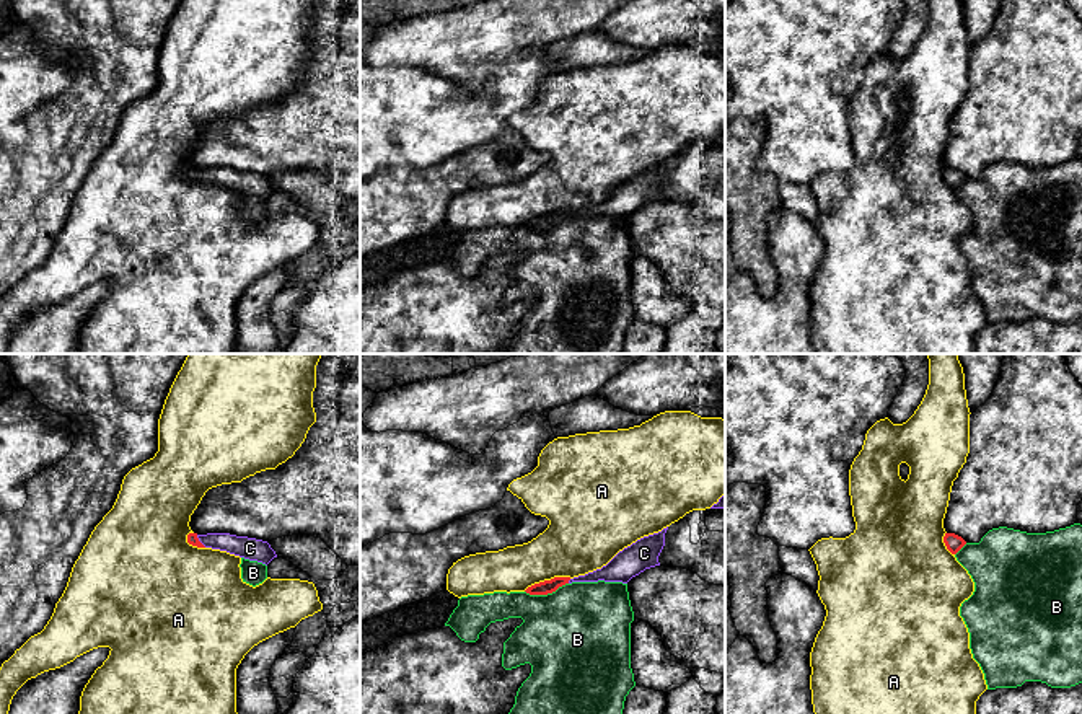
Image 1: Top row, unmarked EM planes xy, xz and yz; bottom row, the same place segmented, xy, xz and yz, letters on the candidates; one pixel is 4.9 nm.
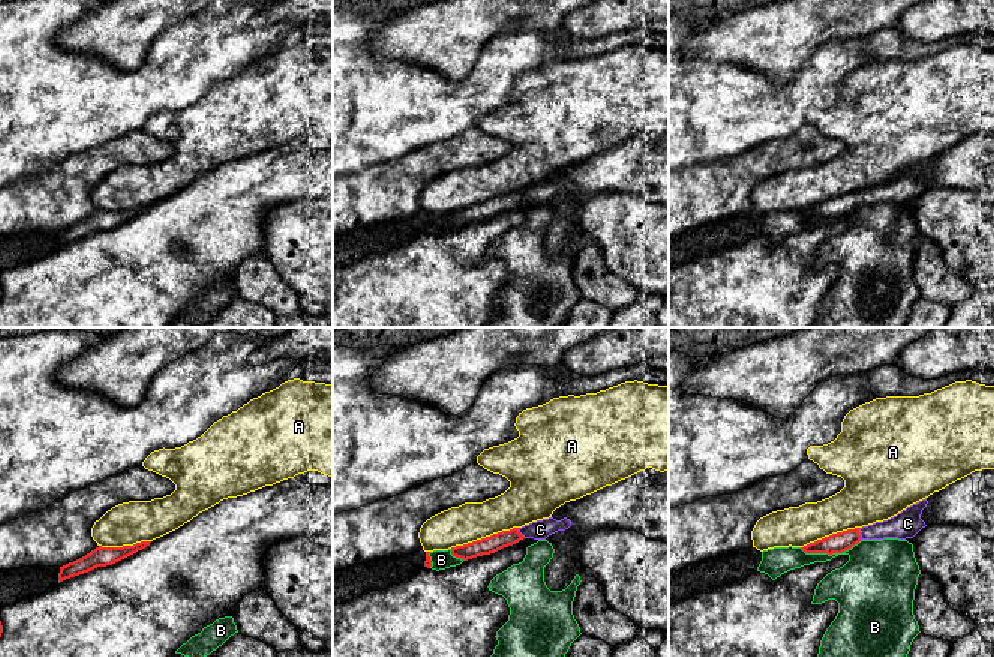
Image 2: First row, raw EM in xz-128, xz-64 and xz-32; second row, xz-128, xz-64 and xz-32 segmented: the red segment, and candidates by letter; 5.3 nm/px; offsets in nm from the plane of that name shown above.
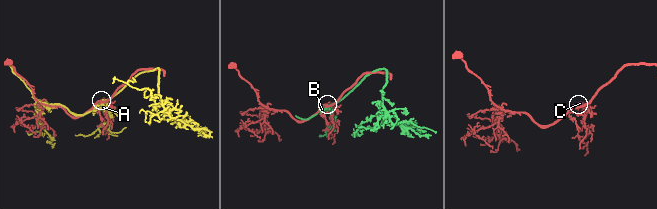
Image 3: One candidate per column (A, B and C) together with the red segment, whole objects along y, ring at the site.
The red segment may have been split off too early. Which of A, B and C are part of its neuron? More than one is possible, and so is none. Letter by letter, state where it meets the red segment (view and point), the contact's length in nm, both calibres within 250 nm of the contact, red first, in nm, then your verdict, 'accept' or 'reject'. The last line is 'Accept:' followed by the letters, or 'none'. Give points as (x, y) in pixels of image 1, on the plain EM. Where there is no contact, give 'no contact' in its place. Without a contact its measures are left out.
A: meets red in xz at (546, 215); contact 240 nm long; 70 nm thick on the red side, 320 nm on the other; reject
B: meets red in xz at (546, 229); contact 220 nm long; 70 nm thick on the red side, 480 nm on the other; reject
C: meets red in xz at (569, 214); contact 30 nm long; 70 nm thick on the red side, 120 nm on the other; accept
Accept: C

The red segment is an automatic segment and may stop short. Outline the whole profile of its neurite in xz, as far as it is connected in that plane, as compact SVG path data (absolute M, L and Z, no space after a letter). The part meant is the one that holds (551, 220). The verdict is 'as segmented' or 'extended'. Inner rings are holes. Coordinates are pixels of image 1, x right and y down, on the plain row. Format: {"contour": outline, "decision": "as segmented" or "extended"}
{"contour": "M668 161L658 168L644 171L631 181L619 186L606 201L578 212L554 212L528 222L525 227L530 230L548 230L559 222L572 217L622 217L627 218L632 212L645 204L660 201L658 191L665 181L665 168Z", "decision": "extended"}

